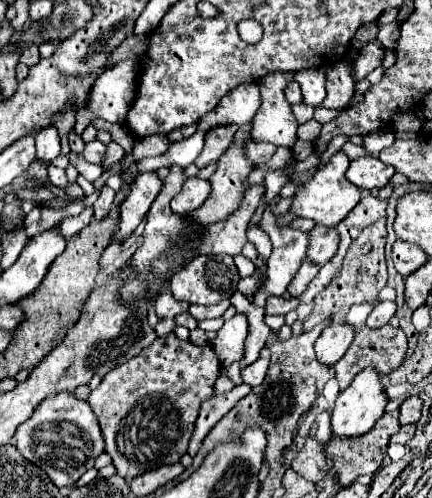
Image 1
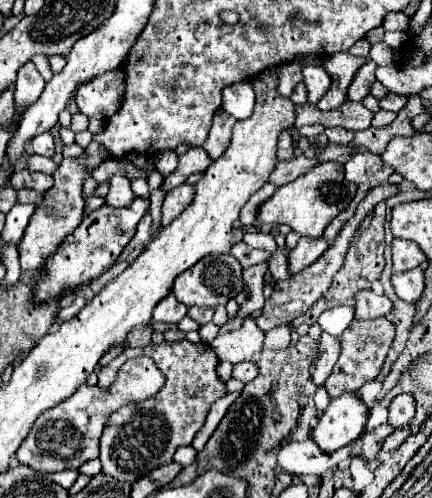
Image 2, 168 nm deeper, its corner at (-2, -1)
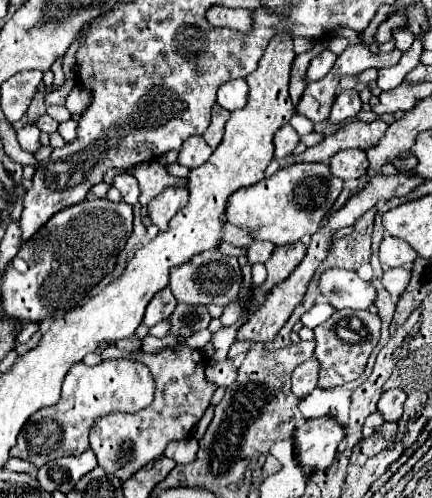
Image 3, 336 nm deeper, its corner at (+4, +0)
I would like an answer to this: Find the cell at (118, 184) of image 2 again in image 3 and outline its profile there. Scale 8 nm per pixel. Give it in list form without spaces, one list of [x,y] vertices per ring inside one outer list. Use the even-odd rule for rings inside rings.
[[[122,173],[122,175],[116,175],[114,183],[112,183],[120,195],[122,195],[122,201],[126,201],[128,205],[136,205],[138,203],[138,195],[140,195],[140,189],[138,189],[138,181],[128,175],[128,173]]]

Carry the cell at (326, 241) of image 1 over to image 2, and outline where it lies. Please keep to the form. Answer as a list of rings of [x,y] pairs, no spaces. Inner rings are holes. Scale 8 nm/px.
[[[300,238],[298,246],[288,254],[288,272],[298,274],[300,270],[314,264],[322,252],[328,248],[324,238]]]

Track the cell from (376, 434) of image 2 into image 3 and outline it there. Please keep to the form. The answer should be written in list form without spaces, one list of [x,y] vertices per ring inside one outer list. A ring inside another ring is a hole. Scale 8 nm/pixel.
[[[376,411],[376,413],[372,413],[368,419],[366,419],[366,423],[364,423],[364,437],[370,437],[380,425],[384,423],[384,419],[382,419],[382,415]]]

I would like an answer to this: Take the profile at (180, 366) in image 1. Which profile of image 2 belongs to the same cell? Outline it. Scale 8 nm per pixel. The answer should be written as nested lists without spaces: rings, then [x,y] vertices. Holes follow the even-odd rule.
[[[188,340],[176,344],[162,342],[158,346],[150,344],[140,350],[126,348],[110,364],[100,368],[98,384],[106,388],[110,382],[116,380],[118,368],[128,358],[136,358],[138,354],[150,356],[156,362],[158,370],[166,376],[166,384],[150,400],[122,406],[110,416],[108,424],[104,426],[100,438],[100,460],[104,466],[102,472],[122,482],[134,482],[140,476],[152,472],[154,468],[170,464],[178,446],[192,444],[196,432],[204,426],[212,402],[226,394],[226,384],[216,374],[218,358],[212,348],[208,344],[192,344]]]

